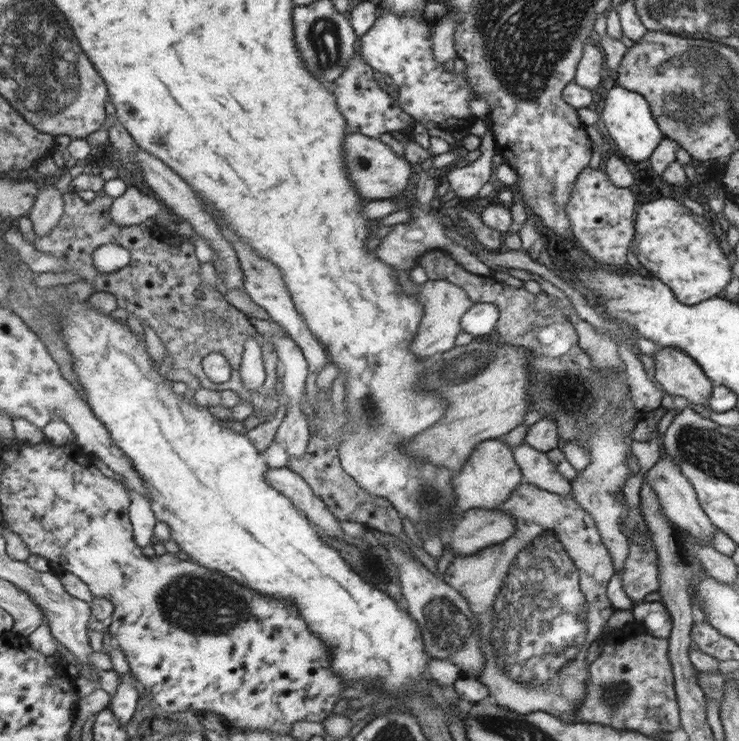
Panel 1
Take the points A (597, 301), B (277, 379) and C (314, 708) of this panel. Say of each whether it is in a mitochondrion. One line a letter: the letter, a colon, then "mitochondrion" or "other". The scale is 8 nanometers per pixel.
A: other
B: other
C: other

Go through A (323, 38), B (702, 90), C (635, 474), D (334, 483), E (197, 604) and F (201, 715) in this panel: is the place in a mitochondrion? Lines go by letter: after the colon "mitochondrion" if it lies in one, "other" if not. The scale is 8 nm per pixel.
A: mitochondrion
B: mitochondrion
C: other
D: other
E: mitochondrion
F: other

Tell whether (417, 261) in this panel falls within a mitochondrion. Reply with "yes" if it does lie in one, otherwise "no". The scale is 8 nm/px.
no

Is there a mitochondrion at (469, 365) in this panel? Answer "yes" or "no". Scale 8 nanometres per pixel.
yes

